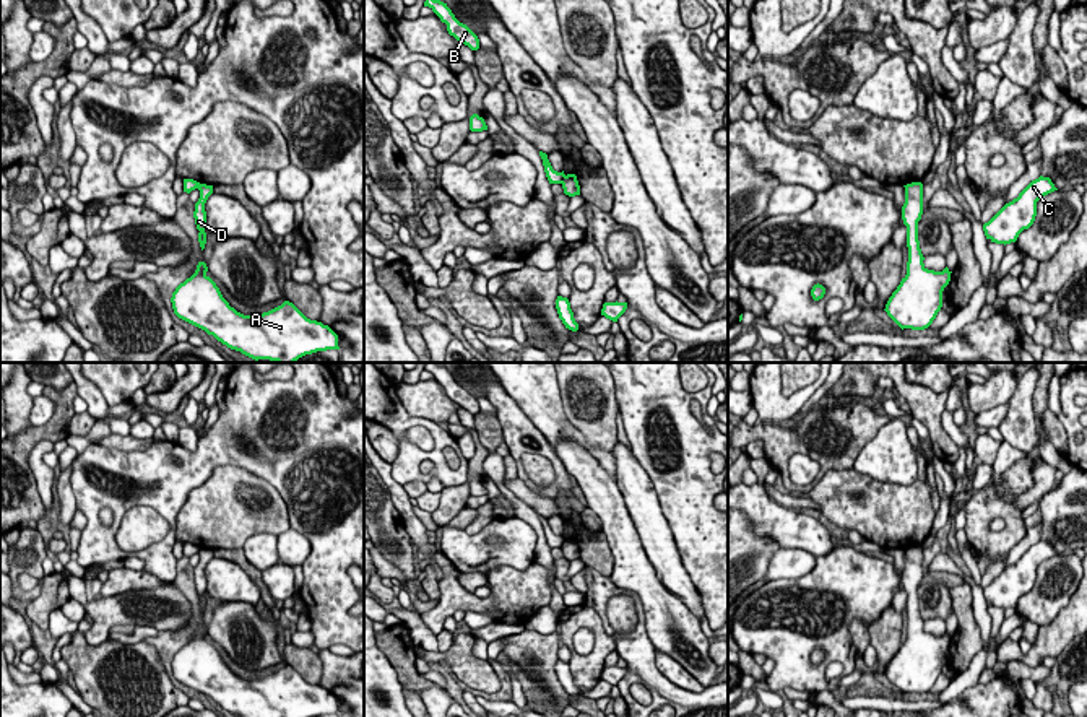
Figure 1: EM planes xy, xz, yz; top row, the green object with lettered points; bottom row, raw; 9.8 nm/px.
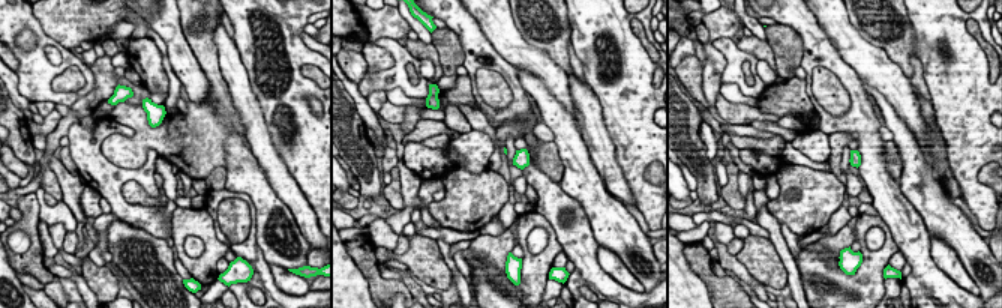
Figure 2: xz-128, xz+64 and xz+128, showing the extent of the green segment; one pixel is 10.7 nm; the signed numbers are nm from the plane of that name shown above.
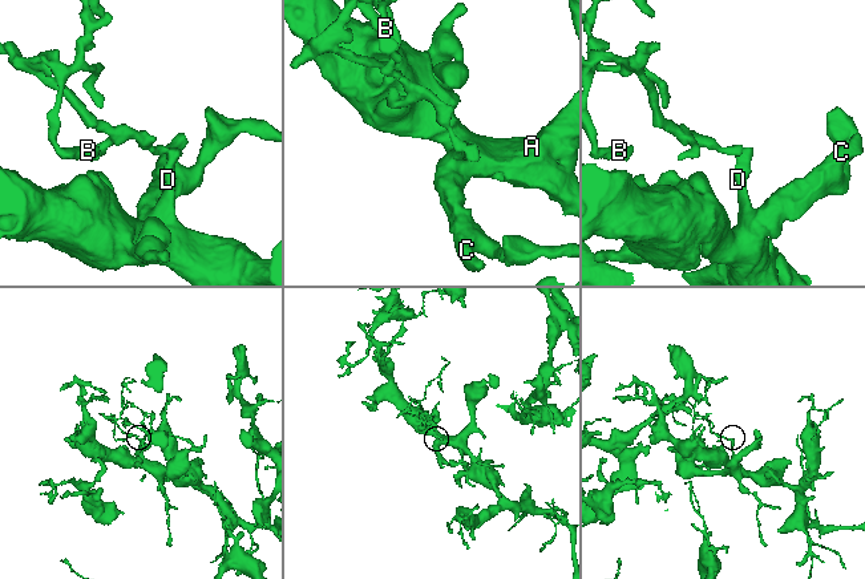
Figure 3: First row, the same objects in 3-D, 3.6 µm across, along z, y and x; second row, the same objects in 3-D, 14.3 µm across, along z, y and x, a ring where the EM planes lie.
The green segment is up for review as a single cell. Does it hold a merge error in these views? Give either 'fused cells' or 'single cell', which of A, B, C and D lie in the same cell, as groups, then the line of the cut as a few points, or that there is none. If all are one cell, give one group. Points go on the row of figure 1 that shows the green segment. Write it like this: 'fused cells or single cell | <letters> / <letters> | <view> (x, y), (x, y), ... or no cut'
fused cells | A C D / B | xz (564, 174), (559, 182)

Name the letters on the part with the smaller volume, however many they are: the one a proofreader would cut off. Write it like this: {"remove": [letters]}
{"remove": ["B"]}

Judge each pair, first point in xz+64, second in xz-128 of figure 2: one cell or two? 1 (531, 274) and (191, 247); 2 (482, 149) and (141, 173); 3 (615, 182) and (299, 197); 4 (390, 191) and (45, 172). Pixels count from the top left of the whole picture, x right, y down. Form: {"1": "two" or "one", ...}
{"1": "two", "2": "one", "3": "one", "4": "one"}

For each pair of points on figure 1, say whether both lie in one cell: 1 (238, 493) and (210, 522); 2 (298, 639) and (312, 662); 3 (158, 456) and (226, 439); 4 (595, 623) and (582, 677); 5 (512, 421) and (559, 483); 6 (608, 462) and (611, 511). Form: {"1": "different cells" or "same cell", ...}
{"1": "same cell", "2": "different cells", "3": "same cell", "4": "same cell", "5": "same cell", "6": "different cells"}

